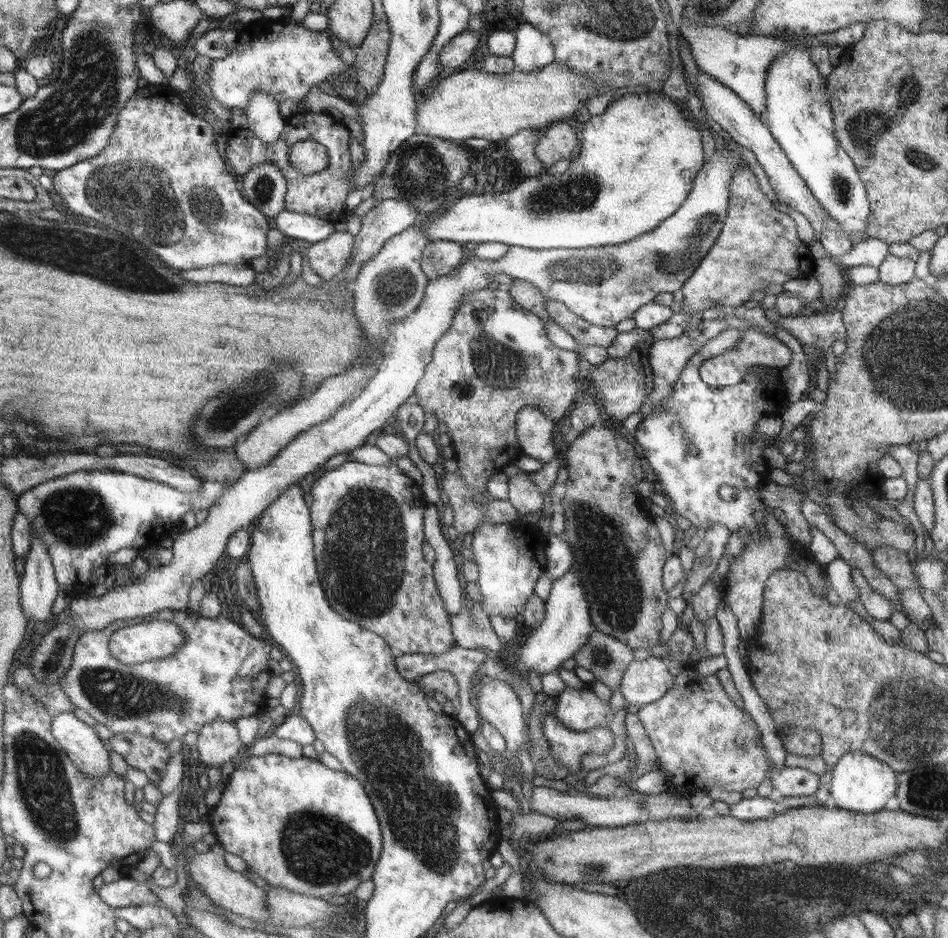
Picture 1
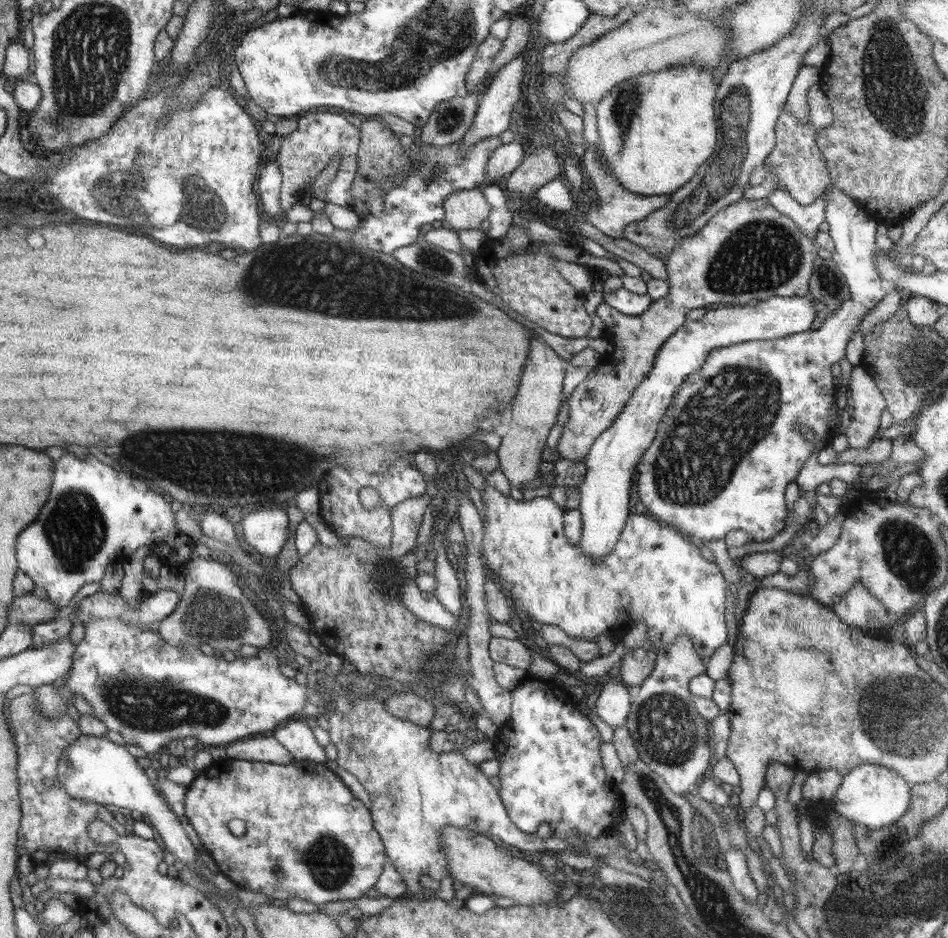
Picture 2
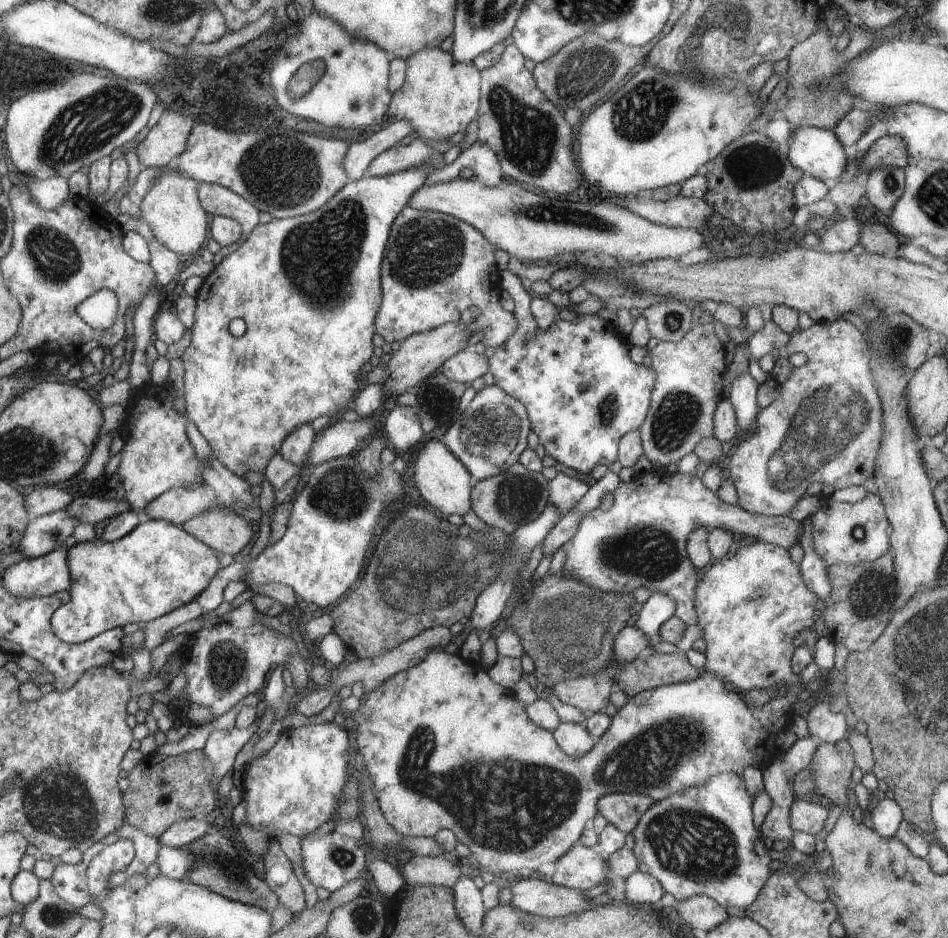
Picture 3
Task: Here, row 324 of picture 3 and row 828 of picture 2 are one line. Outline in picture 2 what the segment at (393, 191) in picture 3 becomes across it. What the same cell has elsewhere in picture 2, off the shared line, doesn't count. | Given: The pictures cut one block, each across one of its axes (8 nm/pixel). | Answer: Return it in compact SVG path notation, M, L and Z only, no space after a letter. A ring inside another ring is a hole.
M230 757L213 760L211 766L204 772L196 774L193 781L189 784L189 789L185 794L185 817L197 832L201 844L206 848L209 855L219 868L219 872L225 874L234 884L243 889L252 890L252 892L264 893L270 898L271 902L279 903L282 900L292 898L302 898L312 902L312 904L326 904L327 902L336 902L338 900L356 900L365 896L366 892L374 886L381 878L385 865L388 864L388 855L385 853L385 846L382 842L379 832L372 826L372 818L368 808L358 800L352 791L336 776L332 770L329 770L326 764L315 764L308 761L308 770L302 768L298 763L278 764L271 762L258 762L250 759L233 759ZM232 819L244 820L247 824L246 833L242 837L235 836L228 829L228 822Z

